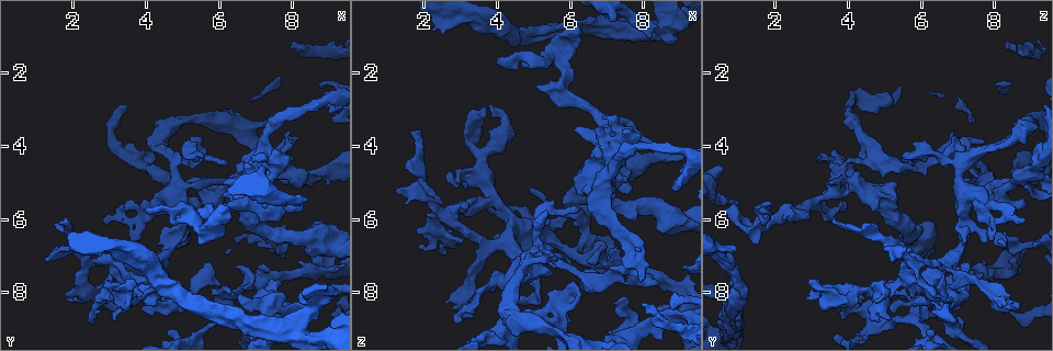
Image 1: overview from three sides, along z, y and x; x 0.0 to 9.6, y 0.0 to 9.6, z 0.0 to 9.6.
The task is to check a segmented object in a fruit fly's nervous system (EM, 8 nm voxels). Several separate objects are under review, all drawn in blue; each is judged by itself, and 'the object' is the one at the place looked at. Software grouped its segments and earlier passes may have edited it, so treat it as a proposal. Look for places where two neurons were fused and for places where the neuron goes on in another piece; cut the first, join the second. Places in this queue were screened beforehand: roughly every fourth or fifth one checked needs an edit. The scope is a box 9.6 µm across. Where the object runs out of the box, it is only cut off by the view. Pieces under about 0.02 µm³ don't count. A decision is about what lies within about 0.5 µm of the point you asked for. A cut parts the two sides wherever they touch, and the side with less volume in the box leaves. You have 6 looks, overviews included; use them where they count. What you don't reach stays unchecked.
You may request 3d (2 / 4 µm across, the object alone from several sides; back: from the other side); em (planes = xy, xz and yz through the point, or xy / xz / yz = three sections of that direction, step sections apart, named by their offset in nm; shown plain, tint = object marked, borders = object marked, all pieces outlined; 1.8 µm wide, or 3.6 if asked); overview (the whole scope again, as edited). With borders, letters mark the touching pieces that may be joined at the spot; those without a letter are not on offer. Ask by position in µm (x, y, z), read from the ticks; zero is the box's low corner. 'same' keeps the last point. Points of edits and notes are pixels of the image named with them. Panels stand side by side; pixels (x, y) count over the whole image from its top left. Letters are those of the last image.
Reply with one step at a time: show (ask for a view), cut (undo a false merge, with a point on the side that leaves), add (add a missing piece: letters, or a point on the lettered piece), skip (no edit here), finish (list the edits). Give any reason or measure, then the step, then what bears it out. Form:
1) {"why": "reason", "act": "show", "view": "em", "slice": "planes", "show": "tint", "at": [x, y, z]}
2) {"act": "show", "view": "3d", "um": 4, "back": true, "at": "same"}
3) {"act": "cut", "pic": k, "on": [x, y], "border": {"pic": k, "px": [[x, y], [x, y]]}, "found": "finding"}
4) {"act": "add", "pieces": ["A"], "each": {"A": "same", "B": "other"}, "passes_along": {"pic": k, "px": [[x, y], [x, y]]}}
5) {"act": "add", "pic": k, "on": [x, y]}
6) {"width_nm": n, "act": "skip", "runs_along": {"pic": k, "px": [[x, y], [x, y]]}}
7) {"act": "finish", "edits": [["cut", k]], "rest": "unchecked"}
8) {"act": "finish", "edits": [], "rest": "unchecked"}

{"why": "an open end", "act": "show", "view": "em", "slice": "xz", "step": 16, "show": "borders", "at": [8.00, 1.25, 8.30]}

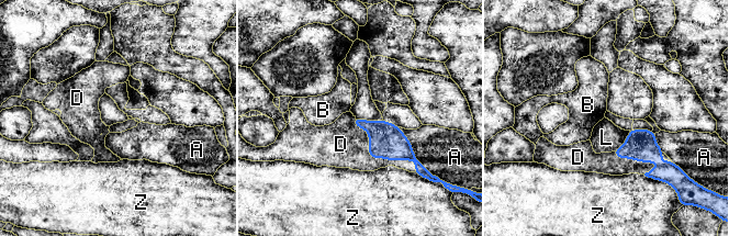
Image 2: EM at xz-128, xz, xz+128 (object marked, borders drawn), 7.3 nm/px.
{"longest_contact_nm": ["D", 600], "act": "add", "pieces": ["D"], "each": {"A": "other", "B": "other", "D": "same", "L": "other", "Z": "other"}, "found": "it goes on there"}

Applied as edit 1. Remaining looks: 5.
{"why": "tapers out", "act": "show", "view": "em", "slice": "planes", "show": "borders", "at": [8.30, 5.80, 3.95]}

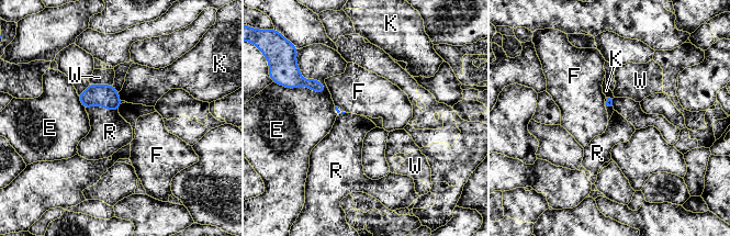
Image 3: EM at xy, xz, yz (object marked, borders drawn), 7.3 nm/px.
{"act": "skip", "each": {"E": "other", "F": "other", "K": "other", "R": "other", "W": "other"}, "border": {"pic": 3, "px": [[86, 108], [101, 105], [118, 110]]}, "found": "no lettered piece goes on from it"}

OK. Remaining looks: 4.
{"act": "show", "view": "3d", "um": 4, "back": true, "at": [8.80, 2.65, 5.10]}

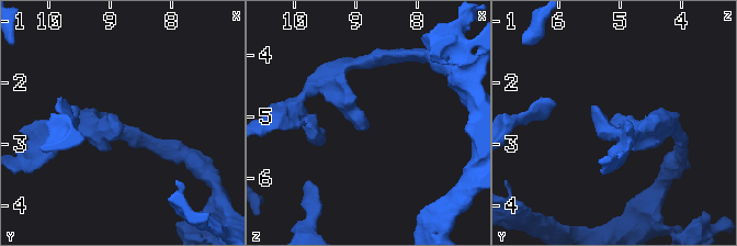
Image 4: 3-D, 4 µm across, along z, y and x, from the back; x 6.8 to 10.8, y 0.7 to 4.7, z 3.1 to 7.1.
{"why": "now the EM", "act": "show", "view": "em", "slice": "planes", "show": "borders", "at": [8.80, 2.65, 5.20]}

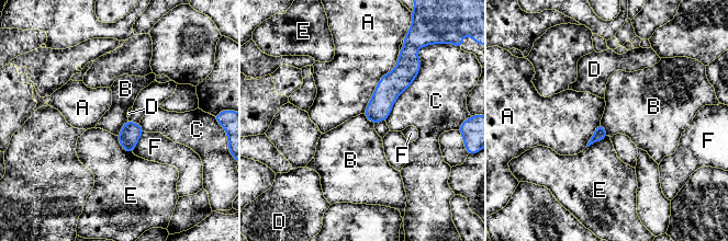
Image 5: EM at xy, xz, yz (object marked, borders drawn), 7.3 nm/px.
{"act": "skip", "each": {"A": "other", "B": "other", "C": "other", "D": "other", "E": "other", "F": "other"}, "found": "no lettered piece goes on from it"}

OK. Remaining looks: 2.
{"act": "finish", "edits": [["add", 2]], "rest": "unchecked"}

